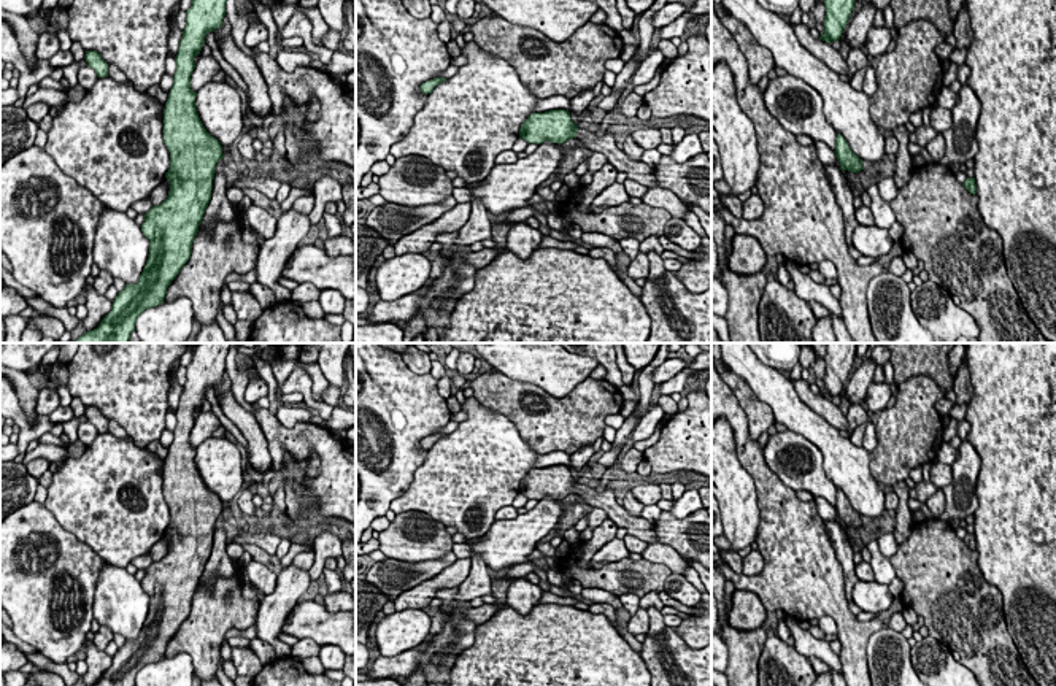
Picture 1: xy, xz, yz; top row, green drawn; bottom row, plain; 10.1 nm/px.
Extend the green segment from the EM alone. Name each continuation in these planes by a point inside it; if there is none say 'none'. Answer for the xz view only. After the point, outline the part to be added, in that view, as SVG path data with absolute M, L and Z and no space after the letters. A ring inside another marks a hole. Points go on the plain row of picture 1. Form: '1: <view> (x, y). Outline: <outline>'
1: xz (643, 529). Outline: M578 483L576 494L581 495L591 507L602 508L607 513L608 519L618 527L622 527L626 530L630 529L630 535L646 543L659 541L653 522L642 516L632 516L627 513L624 507L618 503L611 488L605 488L602 492L597 492L594 488Z

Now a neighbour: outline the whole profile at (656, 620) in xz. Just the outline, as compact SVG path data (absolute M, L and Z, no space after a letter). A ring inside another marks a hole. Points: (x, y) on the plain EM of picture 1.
M648 608L646 611L648 611L648 616L649 616L648 635L656 637L656 635L662 634L667 626L664 622L664 616L661 615L661 611L656 610L656 608Z

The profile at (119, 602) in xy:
M106 564L98 575L94 595L94 619L125 640L137 640L146 621L149 595L124 567Z

